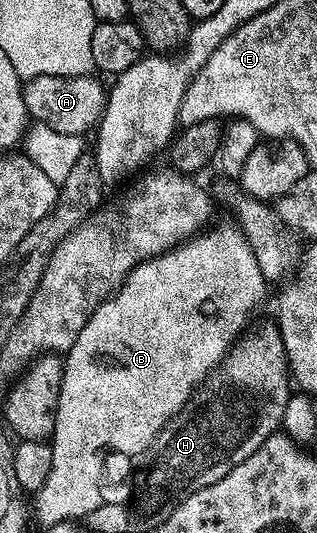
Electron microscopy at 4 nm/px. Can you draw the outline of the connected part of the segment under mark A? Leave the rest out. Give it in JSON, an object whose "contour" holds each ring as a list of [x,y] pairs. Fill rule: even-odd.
{"contour":[[[94,74],[70,75],[69,77],[57,77],[56,75],[42,75],[36,79],[28,79],[23,84],[23,96],[27,106],[28,116],[36,124],[55,130],[57,133],[86,136],[87,131],[94,132],[98,128],[99,120],[106,109],[108,88],[101,80],[95,79]]]}

